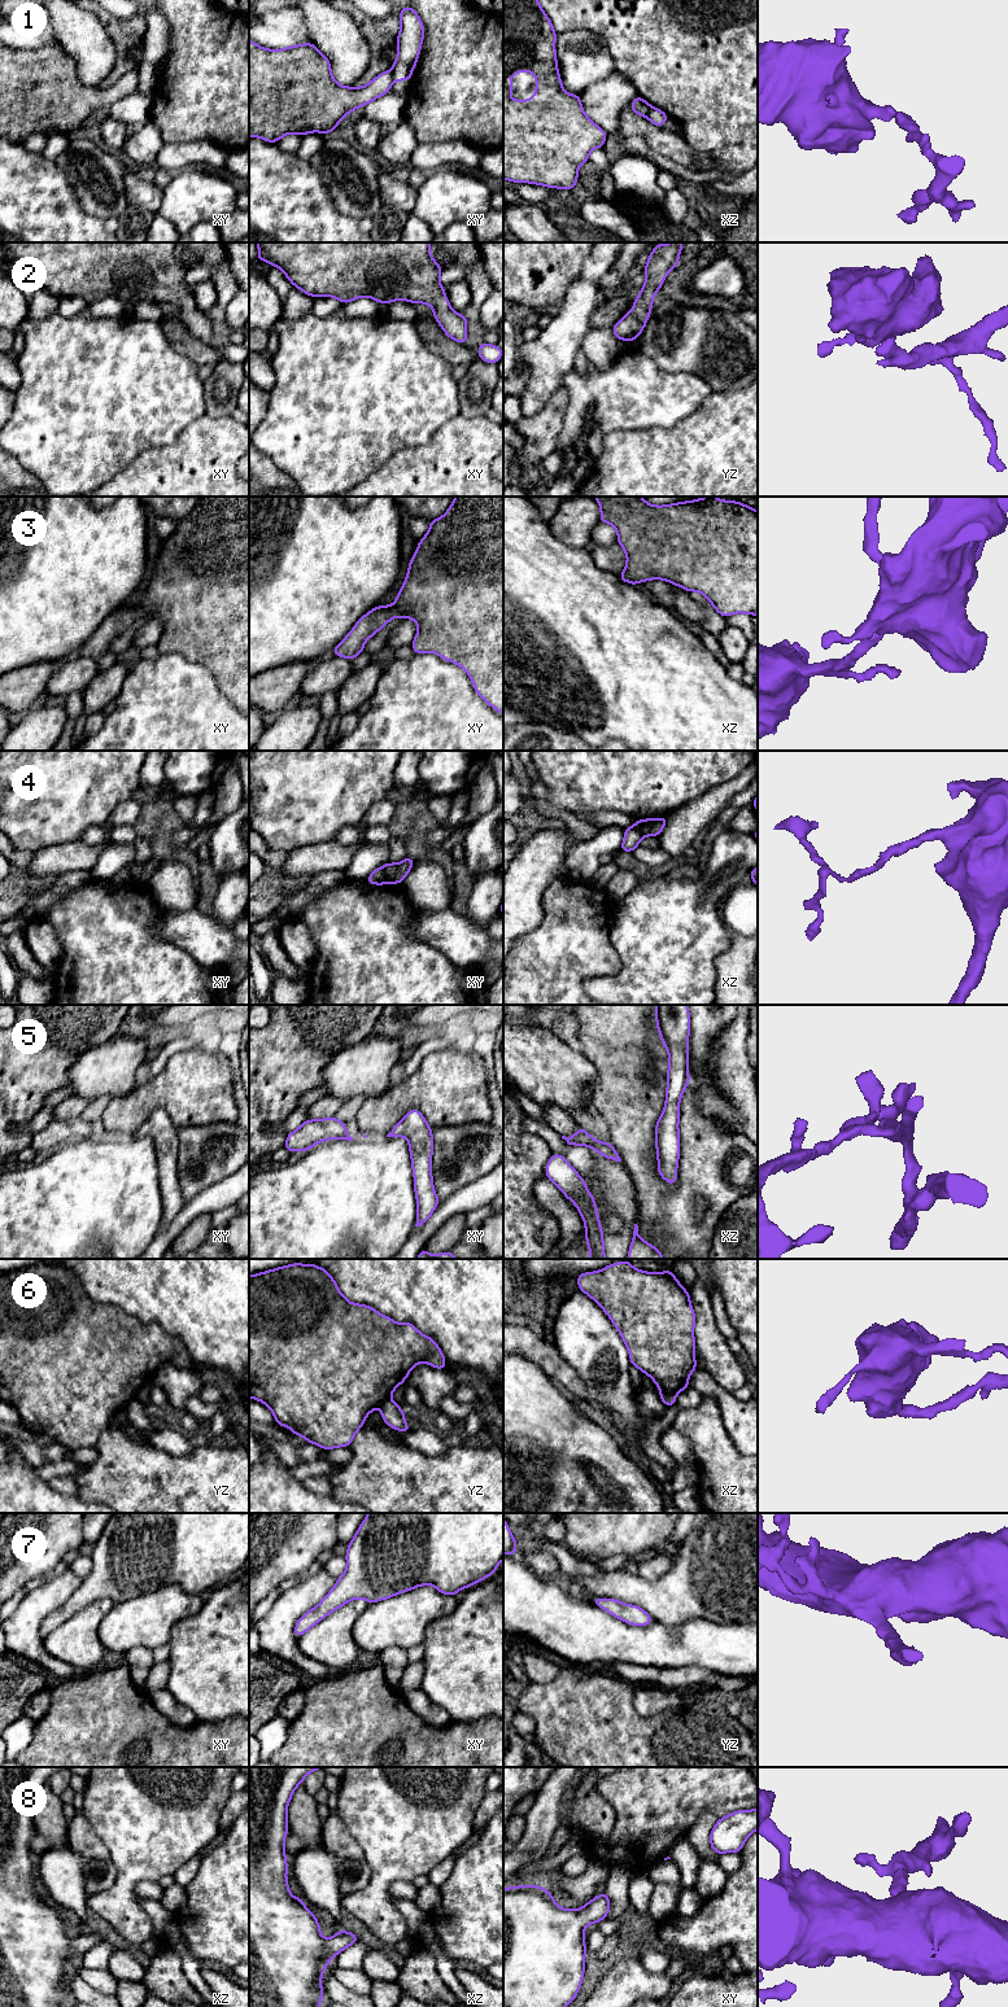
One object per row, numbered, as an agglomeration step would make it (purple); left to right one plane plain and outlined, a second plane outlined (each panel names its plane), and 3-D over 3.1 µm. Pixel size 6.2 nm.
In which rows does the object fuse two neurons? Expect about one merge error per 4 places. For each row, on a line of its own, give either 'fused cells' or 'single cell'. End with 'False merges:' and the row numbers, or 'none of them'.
1: fused cells
2: single cell
3: single cell
4: fused cells
5: single cell
6: fused cells
7: single cell
8: single cell
False merges: 1, 4, 6

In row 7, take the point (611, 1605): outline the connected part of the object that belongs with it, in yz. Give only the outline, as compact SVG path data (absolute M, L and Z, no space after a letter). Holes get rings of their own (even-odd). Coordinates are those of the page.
M594 1597L593 1604L632 1626L647 1626L654 1621L642 1608L615 1599Z

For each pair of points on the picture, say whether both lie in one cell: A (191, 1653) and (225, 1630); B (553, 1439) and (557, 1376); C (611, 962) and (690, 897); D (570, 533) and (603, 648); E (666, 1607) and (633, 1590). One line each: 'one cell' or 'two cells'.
A: one cell
B: two cells
C: two cells
D: two cells
E: one cell

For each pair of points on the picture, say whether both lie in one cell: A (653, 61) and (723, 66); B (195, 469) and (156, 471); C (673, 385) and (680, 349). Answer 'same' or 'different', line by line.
A: same
B: same
C: different

